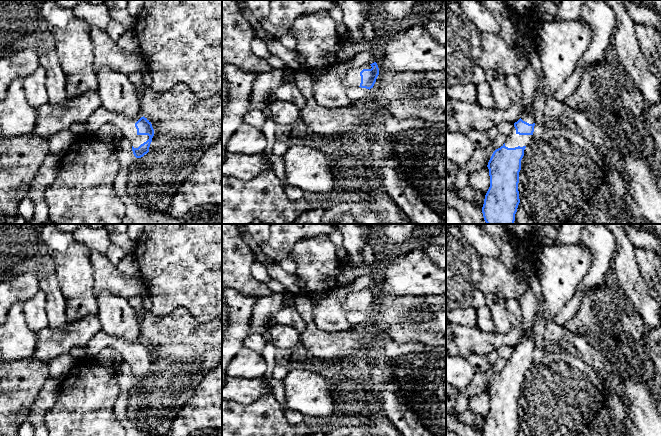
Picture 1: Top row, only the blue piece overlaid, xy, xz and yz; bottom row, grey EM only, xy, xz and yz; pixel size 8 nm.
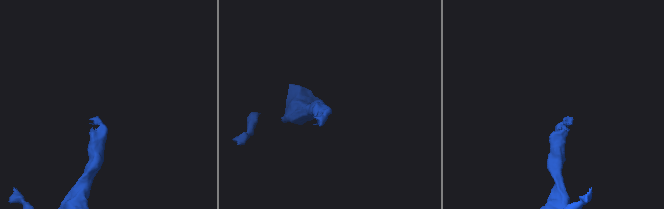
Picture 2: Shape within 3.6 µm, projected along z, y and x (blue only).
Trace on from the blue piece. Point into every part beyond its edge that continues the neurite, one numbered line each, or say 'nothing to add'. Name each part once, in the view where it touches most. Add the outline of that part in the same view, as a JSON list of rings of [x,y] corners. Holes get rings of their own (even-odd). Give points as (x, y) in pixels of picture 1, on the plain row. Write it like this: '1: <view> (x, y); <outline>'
1: xy (126, 349); [[[100,331],[87,343],[84,350],[86,357],[91,358],[97,355],[102,348],[113,348],[123,358],[123,361],[129,364],[134,372],[138,372],[149,363],[148,359],[137,358],[135,347],[141,341],[143,340],[126,341],[123,338],[113,337]]]

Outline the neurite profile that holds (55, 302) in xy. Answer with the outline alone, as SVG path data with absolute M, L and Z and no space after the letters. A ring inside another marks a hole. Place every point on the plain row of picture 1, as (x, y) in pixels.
M57 275L40 279L39 287L46 295L48 326L56 332L62 332L67 323L66 300L60 290Z

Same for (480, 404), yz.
M488 391L469 398L468 409L481 417L486 417L490 411L490 400Z

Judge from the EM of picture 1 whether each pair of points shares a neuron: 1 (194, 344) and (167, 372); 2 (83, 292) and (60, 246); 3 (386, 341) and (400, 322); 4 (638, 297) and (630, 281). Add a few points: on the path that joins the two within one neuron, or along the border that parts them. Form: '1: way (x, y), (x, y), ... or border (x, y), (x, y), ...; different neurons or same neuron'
1: way (186, 347), (173, 360), (173, 364); same neuron
2: way (76, 281), (70, 257); same neuron
3: border (379, 342), (386, 333), (398, 343), (412, 343); different neurons
4: way (638, 293), (634, 285); same neuron

